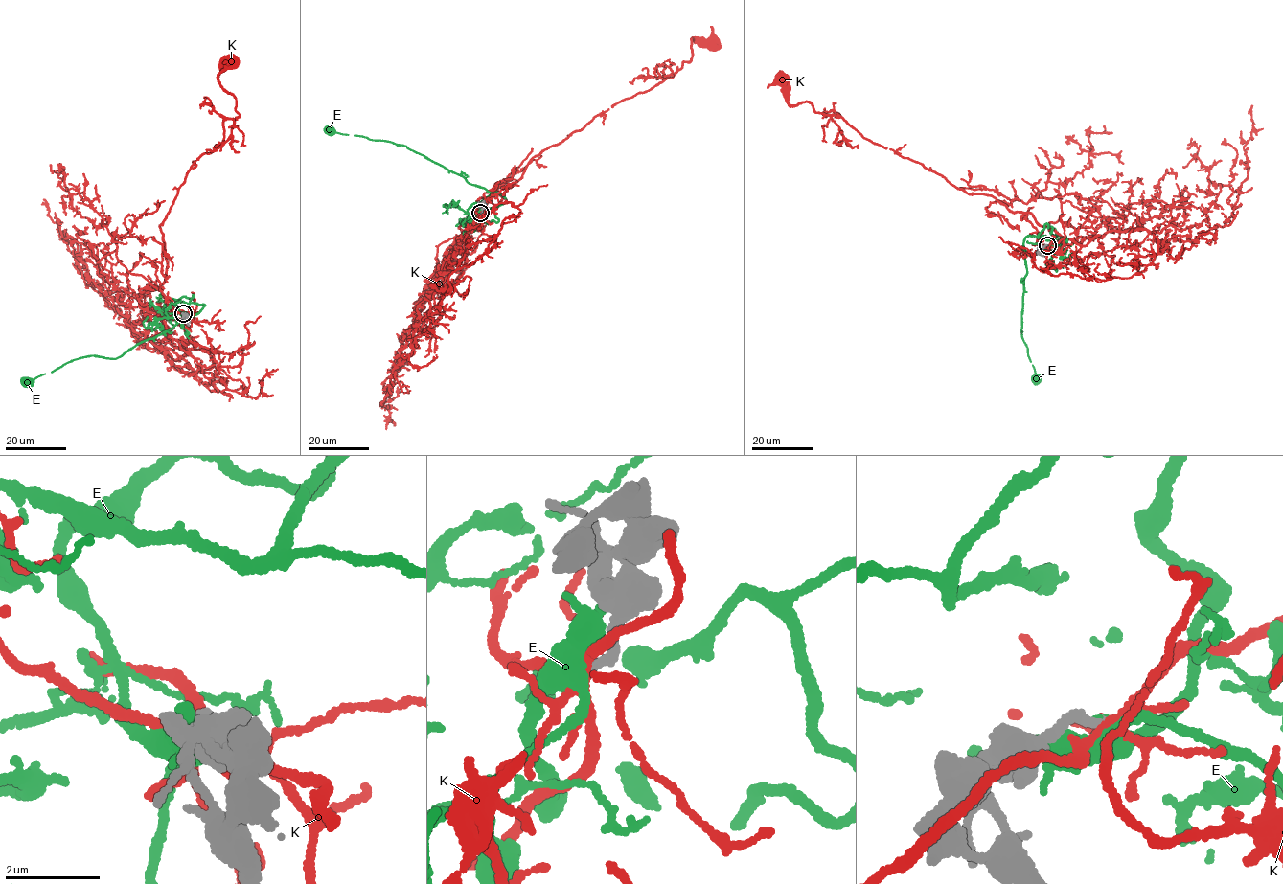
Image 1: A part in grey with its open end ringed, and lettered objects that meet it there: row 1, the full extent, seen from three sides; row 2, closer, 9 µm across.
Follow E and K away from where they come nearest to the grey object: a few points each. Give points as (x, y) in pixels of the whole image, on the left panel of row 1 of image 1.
E: (183, 313), (175, 303), (182, 297), (193, 295), (190, 303), (204, 306), (116, 358), (80, 357), (29, 382)
K: (183, 313), (160, 288), (159, 227), (194, 160), (220, 146), (223, 121), (239, 116), (217, 75), (233, 62)

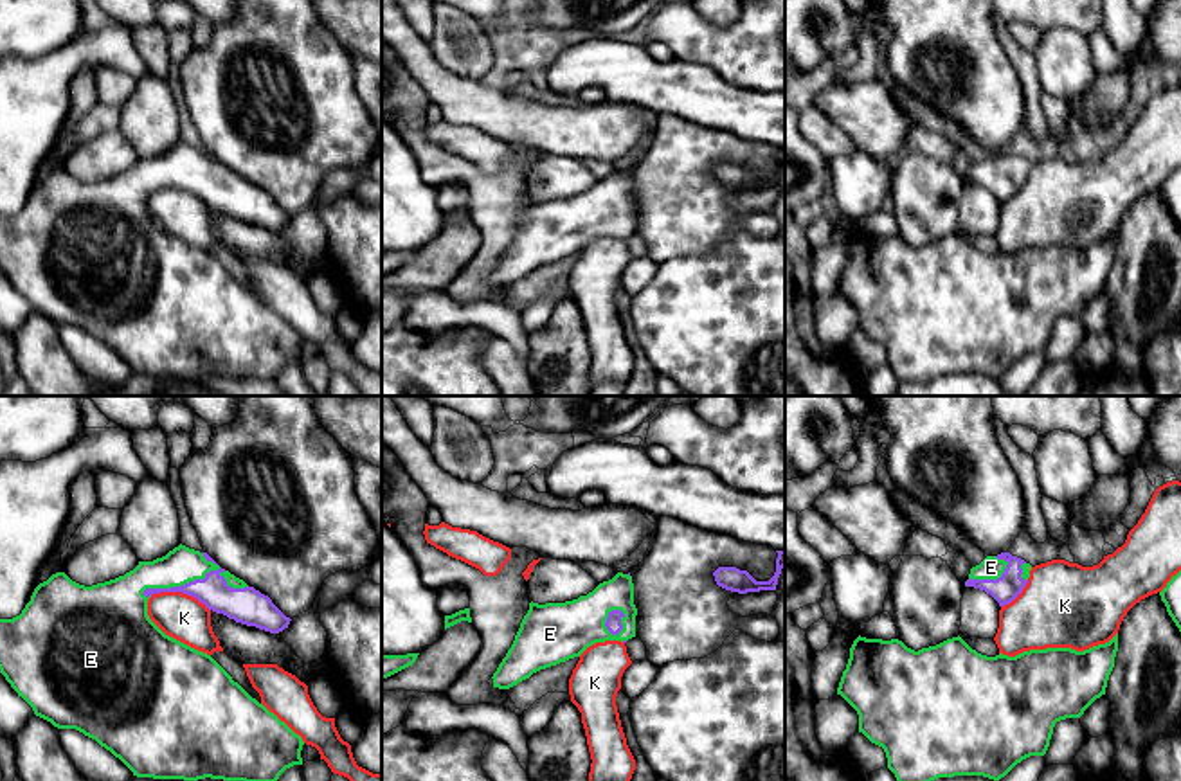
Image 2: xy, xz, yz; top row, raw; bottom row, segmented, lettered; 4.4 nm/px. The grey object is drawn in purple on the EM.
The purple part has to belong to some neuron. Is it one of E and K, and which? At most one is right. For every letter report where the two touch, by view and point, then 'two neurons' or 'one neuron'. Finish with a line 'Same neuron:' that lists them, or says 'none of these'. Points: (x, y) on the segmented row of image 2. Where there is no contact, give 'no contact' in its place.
E: contact xy (195, 580); one neuron
K: contact xy (180, 591); two neurons
Same neuron: E

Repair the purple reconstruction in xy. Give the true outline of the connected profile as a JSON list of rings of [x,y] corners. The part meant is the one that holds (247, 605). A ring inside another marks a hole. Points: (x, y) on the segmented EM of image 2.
[[[180,543],[162,558],[139,561],[124,576],[92,587],[72,581],[65,572],[40,583],[20,615],[0,619],[0,673],[36,716],[95,740],[137,777],[277,781],[286,768],[302,765],[304,741],[299,734],[252,698],[211,655],[166,635],[149,619],[148,599],[160,592],[193,596],[216,614],[270,633],[283,632],[292,621],[268,596],[221,569],[207,552]]]

